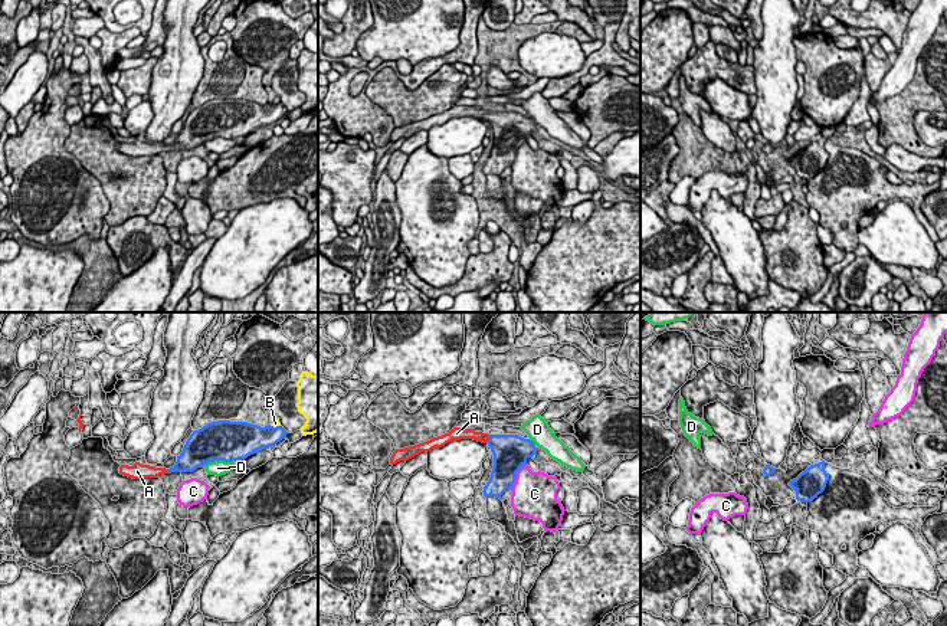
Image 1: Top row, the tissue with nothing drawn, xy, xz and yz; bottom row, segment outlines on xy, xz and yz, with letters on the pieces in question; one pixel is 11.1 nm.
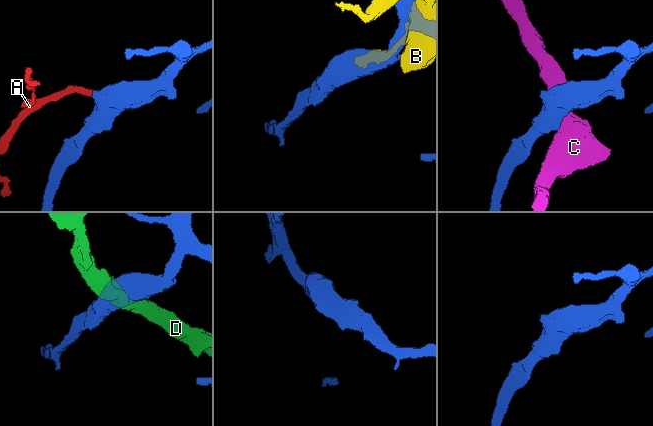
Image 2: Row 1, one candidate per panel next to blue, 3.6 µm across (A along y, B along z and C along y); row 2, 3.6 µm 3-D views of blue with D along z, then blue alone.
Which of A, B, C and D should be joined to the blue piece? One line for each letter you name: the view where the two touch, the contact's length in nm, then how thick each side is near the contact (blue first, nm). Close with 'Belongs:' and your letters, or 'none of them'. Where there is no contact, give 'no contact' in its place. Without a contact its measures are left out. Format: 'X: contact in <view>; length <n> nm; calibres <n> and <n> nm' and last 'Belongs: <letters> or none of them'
A: contact in xz; length 100 nm; calibres 360 and 130 nm
Belongs: A

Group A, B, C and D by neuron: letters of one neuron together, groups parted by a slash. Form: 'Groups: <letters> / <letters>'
Groups: A / B / C / D

